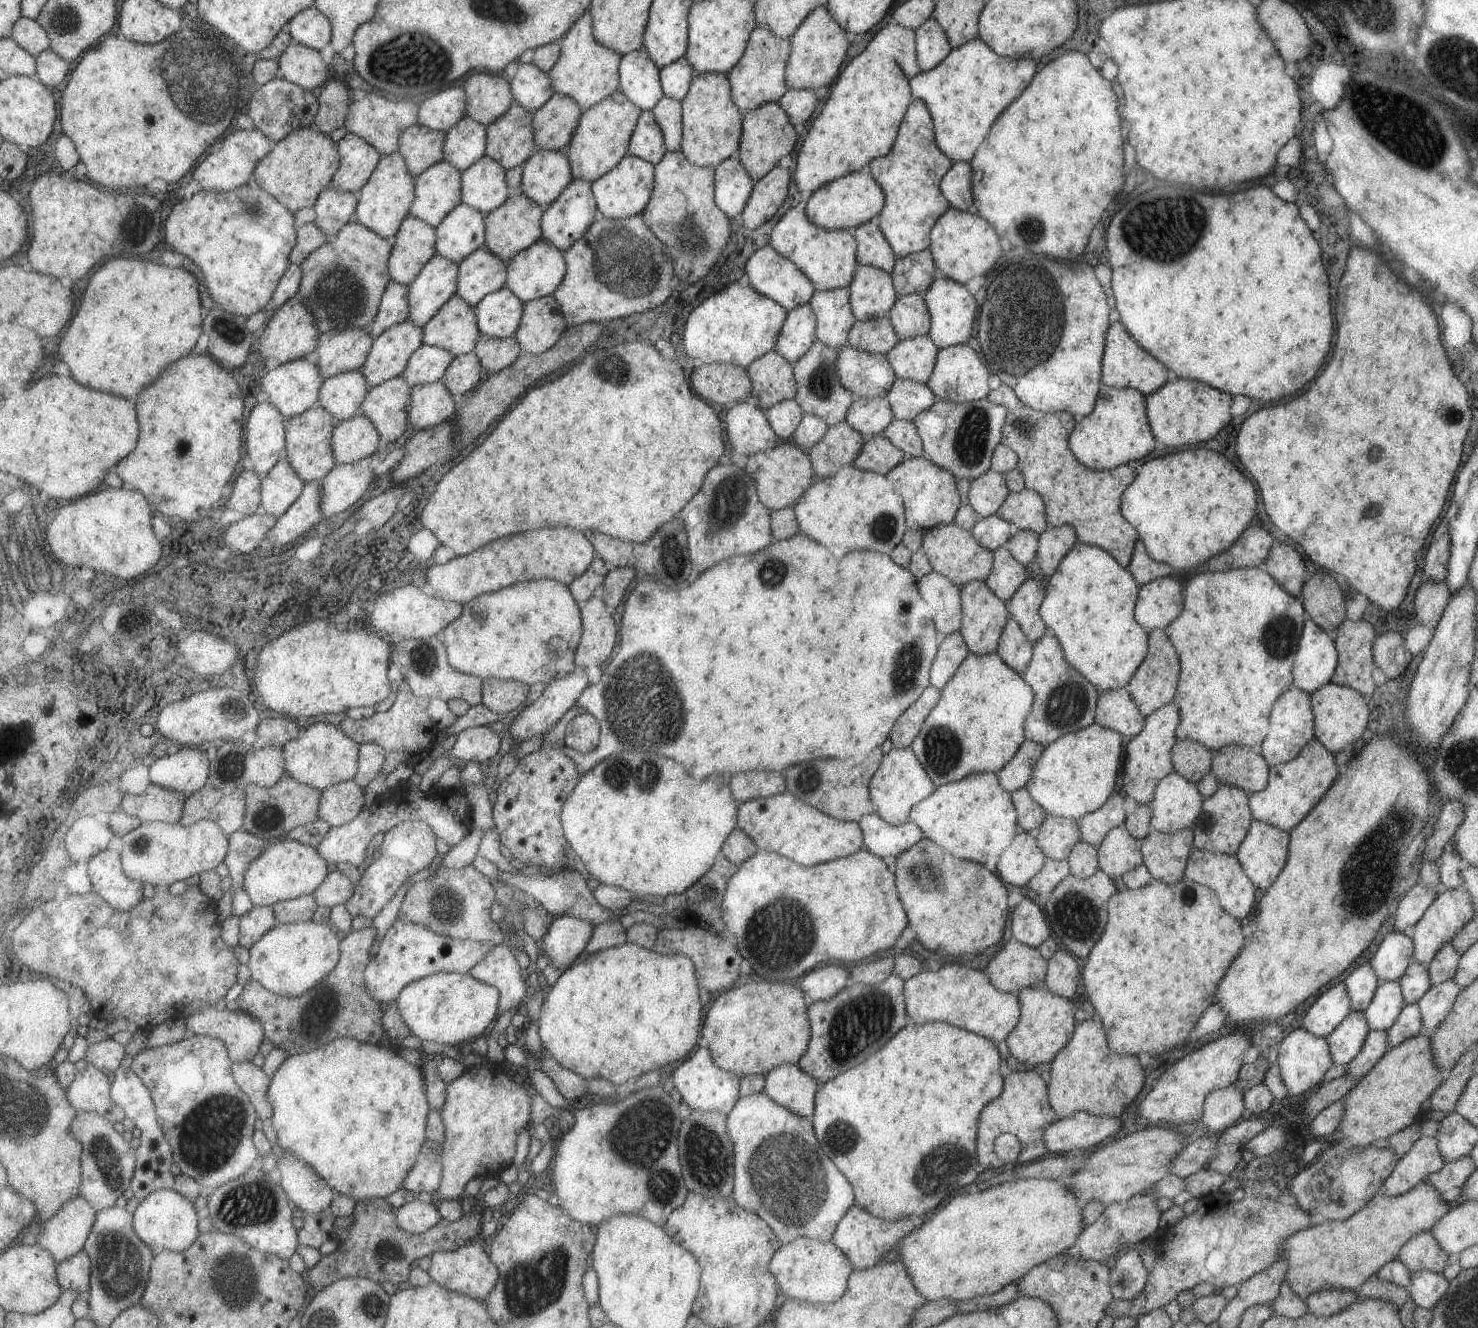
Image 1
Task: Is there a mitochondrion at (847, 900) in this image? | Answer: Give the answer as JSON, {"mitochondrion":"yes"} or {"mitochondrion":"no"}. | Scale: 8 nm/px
{"mitochondrion":"no"}

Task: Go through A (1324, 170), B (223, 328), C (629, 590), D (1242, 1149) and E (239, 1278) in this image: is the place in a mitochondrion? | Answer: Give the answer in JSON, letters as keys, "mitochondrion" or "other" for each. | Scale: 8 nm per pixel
{"A":"other","B":"mitochondrion","C":"other","D":"other","E":"mitochondrion"}

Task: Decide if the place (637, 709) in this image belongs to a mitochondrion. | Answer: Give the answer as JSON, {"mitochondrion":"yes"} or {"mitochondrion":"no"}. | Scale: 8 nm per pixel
{"mitochondrion":"yes"}

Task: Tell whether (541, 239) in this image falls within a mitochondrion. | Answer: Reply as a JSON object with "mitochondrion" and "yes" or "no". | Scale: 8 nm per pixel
{"mitochondrion":"no"}

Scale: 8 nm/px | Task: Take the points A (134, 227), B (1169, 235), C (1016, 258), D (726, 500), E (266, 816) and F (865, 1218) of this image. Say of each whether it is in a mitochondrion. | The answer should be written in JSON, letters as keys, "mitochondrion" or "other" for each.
{"A":"mitochondrion","B":"mitochondrion","C":"mitochondrion","D":"mitochondrion","E":"mitochondrion","F":"other"}

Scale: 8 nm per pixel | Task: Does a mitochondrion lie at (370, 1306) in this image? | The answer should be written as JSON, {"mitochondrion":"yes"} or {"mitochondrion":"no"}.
{"mitochondrion":"yes"}

